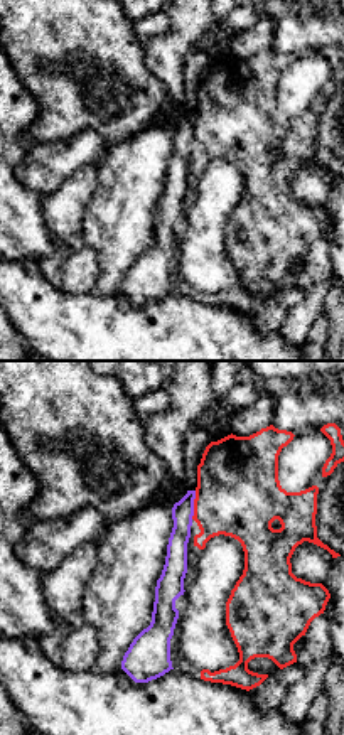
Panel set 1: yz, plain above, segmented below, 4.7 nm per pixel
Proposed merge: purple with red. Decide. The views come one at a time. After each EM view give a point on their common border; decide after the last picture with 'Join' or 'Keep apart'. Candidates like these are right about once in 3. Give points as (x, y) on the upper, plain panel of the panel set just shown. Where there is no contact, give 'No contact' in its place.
Touches purple at (193, 127)

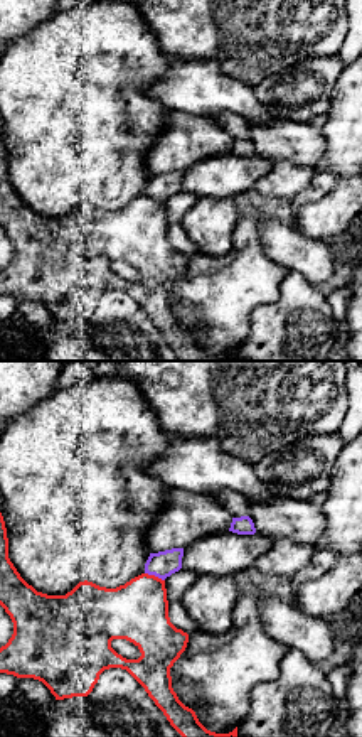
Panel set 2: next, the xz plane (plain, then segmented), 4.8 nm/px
Touches purple at (155, 198)

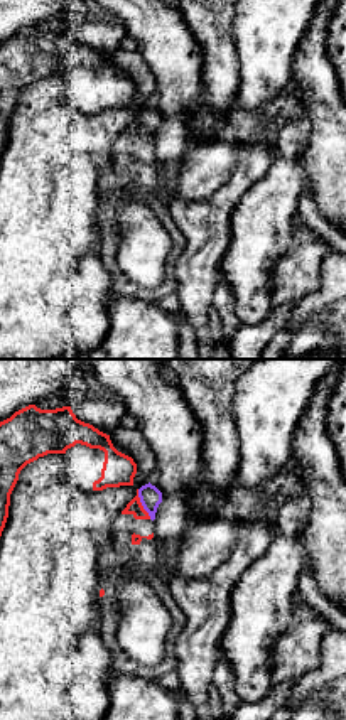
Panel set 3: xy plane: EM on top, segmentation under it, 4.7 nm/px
Touches purple at (142, 127)

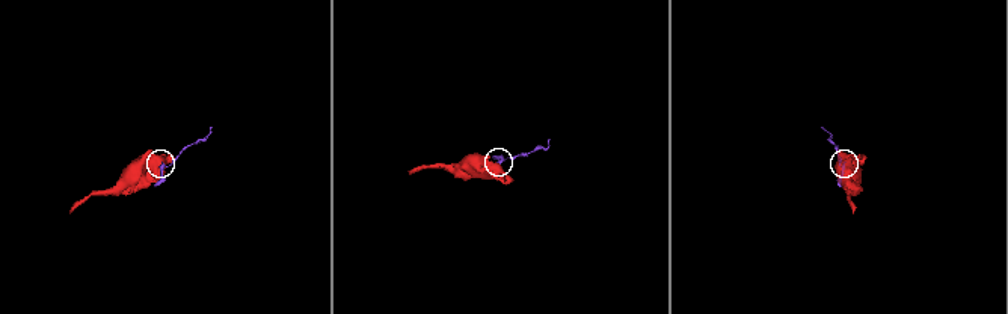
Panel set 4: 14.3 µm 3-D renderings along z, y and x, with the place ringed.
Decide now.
Keep apart

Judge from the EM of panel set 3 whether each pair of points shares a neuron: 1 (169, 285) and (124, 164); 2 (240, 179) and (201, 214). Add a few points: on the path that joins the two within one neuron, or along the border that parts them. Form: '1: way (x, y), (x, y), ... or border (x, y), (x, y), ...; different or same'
1: way (174, 255), (179, 240), (149, 194); same
2: way (233, 189), (211, 211); same

